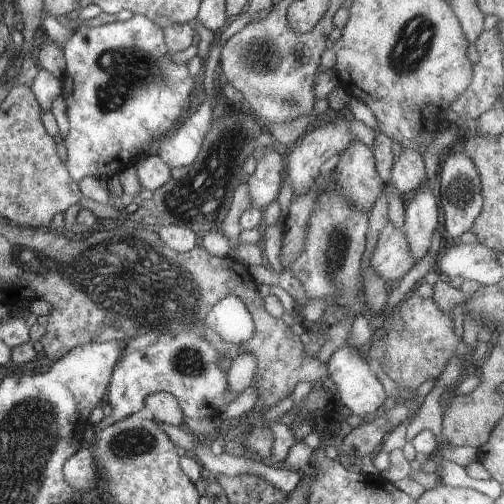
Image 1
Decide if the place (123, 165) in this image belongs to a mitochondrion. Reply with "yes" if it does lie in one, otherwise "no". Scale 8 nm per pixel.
no

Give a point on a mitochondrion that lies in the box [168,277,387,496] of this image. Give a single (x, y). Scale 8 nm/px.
(186, 361)

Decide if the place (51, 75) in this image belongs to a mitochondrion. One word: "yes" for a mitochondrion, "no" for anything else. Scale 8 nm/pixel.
no

